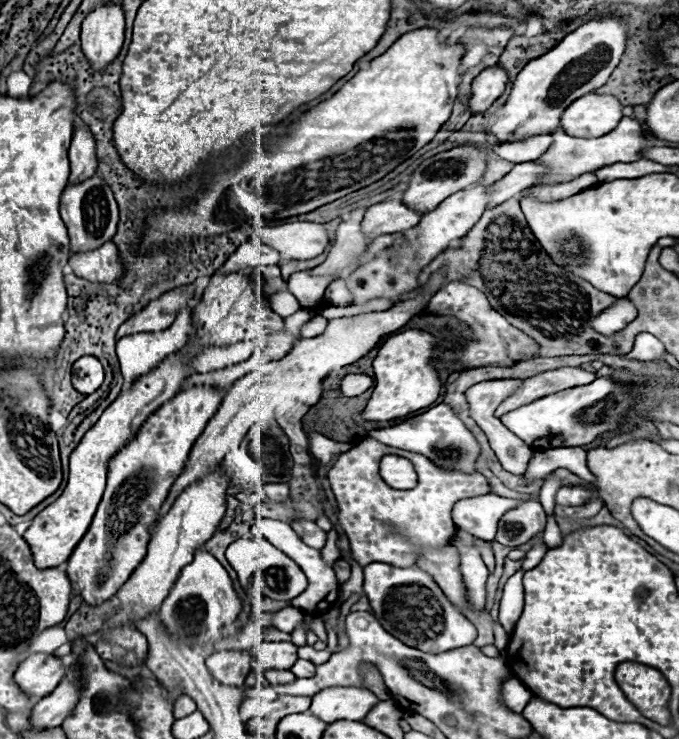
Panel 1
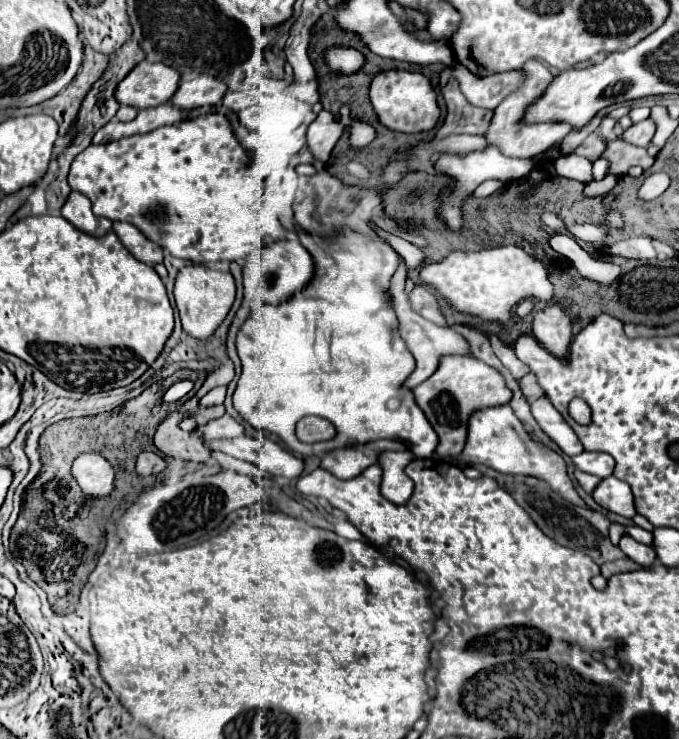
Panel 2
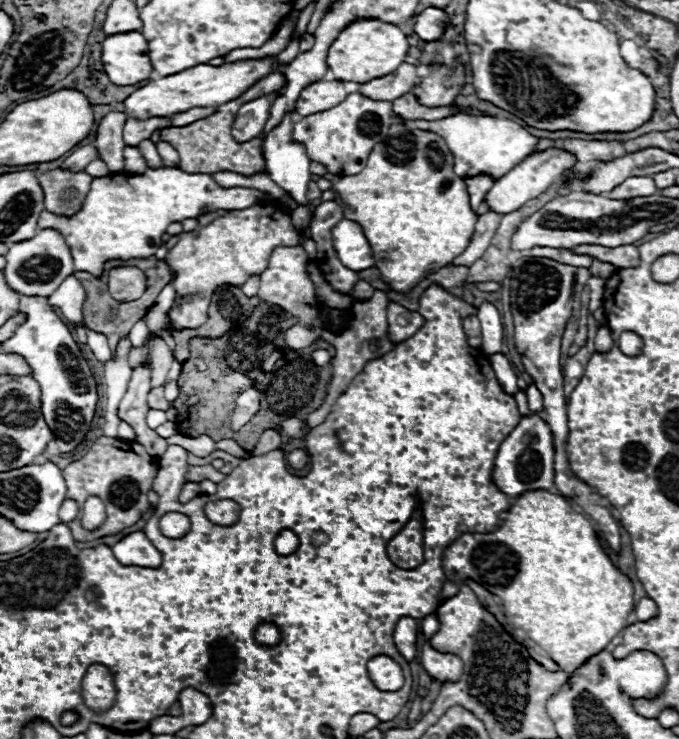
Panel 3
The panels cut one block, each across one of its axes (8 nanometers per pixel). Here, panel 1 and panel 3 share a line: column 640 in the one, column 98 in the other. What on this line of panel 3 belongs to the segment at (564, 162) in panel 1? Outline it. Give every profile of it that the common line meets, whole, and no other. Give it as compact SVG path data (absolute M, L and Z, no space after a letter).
M110 112L106 114L96 128L96 150L100 154L100 160L110 166L110 172L120 172L124 168L124 124L126 124L124 112Z

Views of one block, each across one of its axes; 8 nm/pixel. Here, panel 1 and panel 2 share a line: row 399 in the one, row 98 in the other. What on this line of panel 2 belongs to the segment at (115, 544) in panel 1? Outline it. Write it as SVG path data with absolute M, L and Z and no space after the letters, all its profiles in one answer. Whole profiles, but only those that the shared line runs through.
M198 74L194 80L180 84L178 92L172 98L172 104L184 110L192 110L204 104L214 106L224 98L226 90L228 86L222 80L210 74Z

